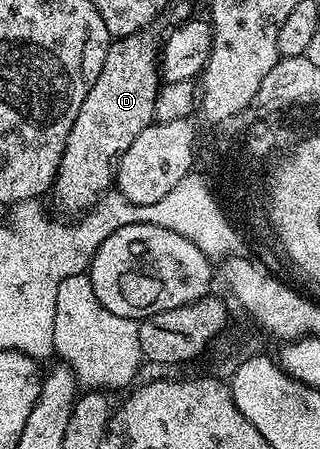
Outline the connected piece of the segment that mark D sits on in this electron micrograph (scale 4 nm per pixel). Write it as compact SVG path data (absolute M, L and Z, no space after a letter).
M143 33L126 35L123 39L112 42L111 48L105 53L105 65L101 73L90 80L85 101L81 101L81 109L77 109L77 121L73 121L73 129L69 129L59 172L55 175L53 184L53 195L69 211L86 212L99 198L112 190L119 158L123 156L125 149L129 149L129 145L133 145L137 133L150 127L155 119L154 103L161 86L161 63L157 58L157 43L145 36Z

